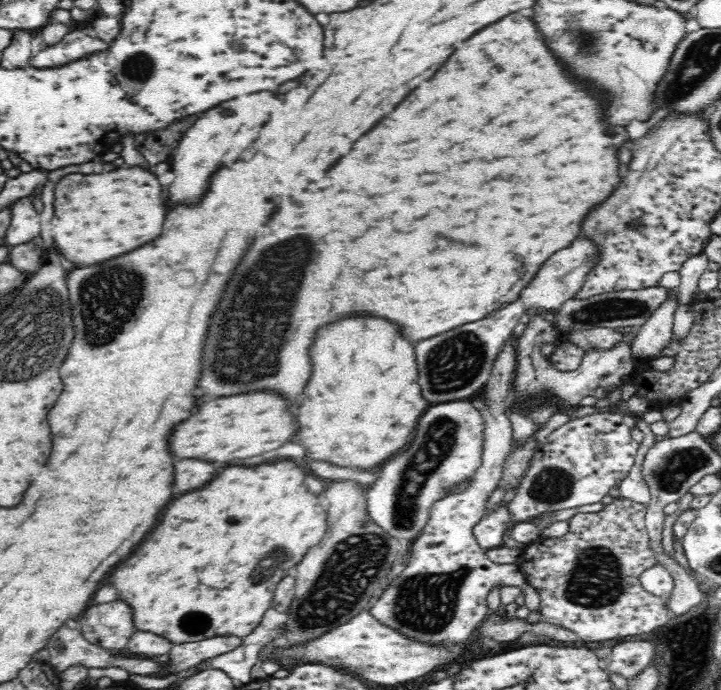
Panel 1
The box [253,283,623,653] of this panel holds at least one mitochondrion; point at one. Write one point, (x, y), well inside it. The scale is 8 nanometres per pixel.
(344, 581)

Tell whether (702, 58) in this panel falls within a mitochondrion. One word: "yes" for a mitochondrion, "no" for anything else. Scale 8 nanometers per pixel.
yes

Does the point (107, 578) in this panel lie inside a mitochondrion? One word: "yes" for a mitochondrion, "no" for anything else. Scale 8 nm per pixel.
no

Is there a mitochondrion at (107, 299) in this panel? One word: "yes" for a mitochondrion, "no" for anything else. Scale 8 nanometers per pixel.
yes

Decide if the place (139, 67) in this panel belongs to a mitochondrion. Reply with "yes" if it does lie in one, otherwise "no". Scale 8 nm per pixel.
yes

